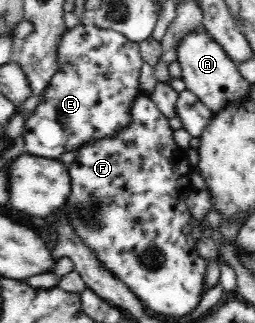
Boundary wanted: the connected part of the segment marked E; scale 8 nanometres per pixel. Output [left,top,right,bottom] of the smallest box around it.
[24,22,145,160]

